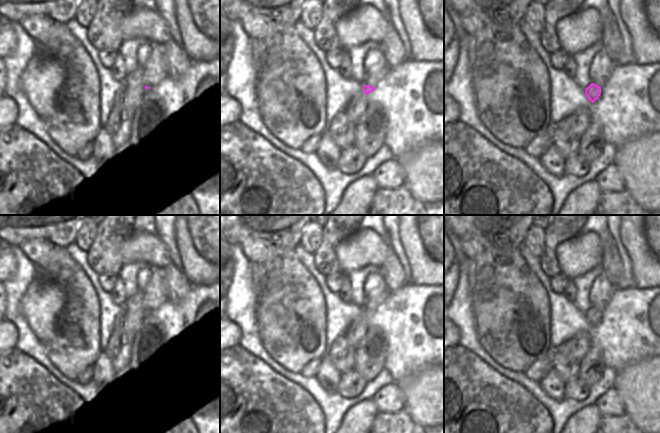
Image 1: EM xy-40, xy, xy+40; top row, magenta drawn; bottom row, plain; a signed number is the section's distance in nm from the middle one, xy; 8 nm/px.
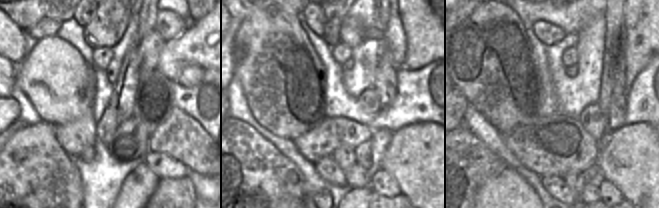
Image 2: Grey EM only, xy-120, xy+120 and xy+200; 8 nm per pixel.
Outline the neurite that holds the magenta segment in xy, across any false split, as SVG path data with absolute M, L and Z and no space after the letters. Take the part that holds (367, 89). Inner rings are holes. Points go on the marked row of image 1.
M391 67L387 68L386 73L370 73L368 77L365 77L365 82L363 83L363 91L366 95L375 90L377 84L387 76Z

